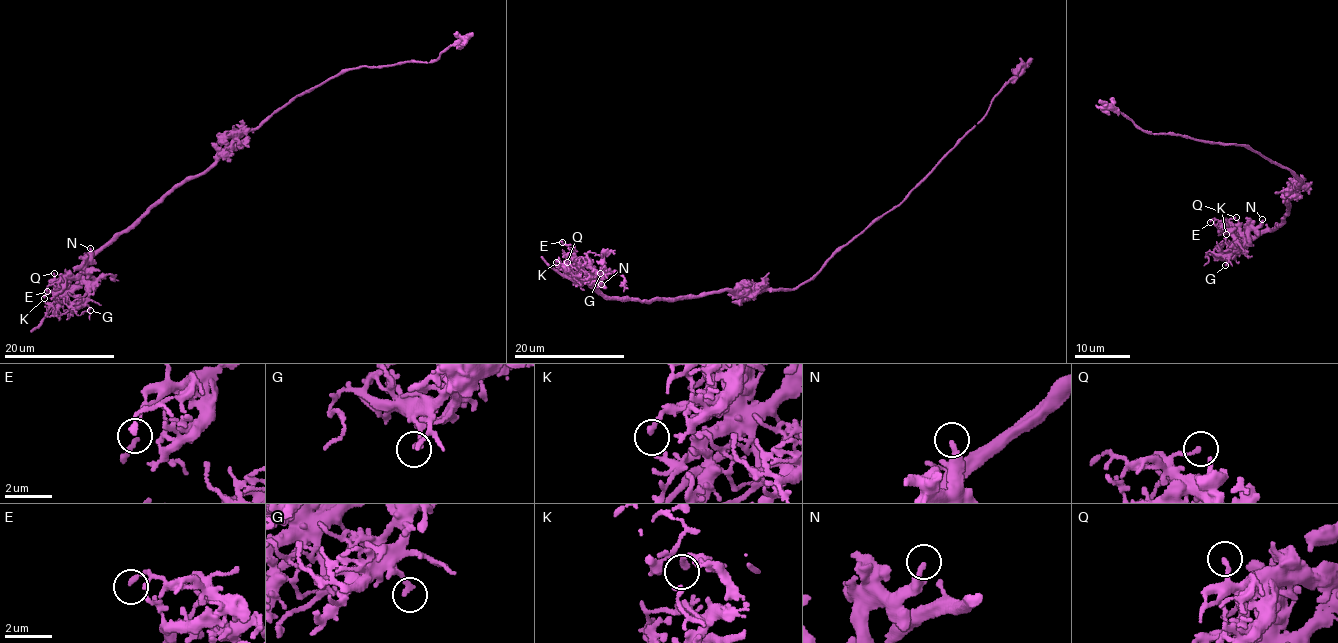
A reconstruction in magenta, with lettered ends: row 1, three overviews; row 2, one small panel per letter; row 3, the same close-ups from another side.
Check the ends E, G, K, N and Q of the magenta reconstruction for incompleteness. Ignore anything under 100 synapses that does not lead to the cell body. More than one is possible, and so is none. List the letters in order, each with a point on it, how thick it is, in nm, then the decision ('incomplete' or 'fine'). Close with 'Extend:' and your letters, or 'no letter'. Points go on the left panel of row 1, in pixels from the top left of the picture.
E: (47, 291) | 180 nm | fine
G: (90, 310) | 200 nm | fine
K: (44, 298) | 240 nm | fine
N: (90, 248) | 200 nm | fine
Q: (54, 273) | 160 nm | fine
Extend: no letter

